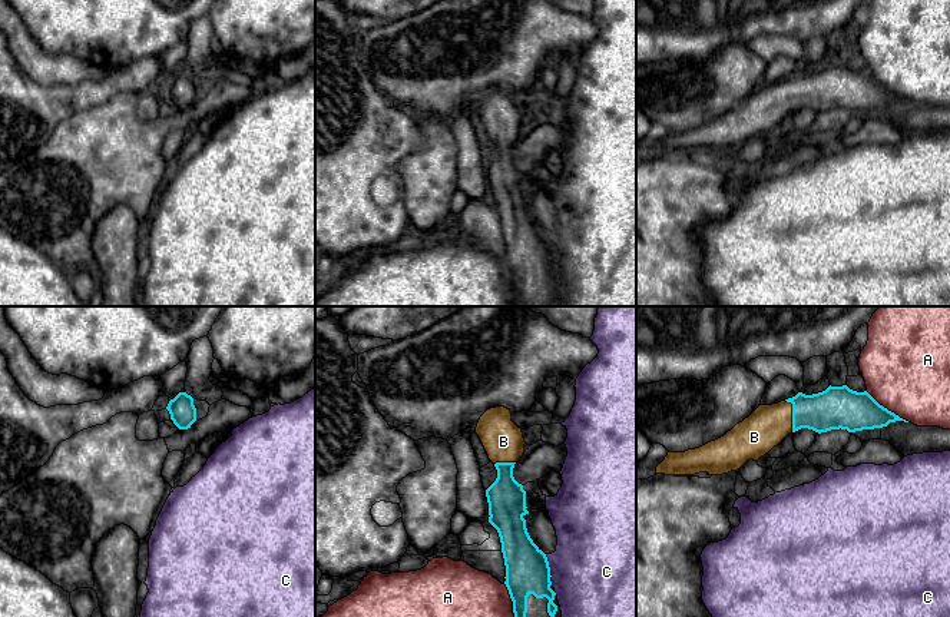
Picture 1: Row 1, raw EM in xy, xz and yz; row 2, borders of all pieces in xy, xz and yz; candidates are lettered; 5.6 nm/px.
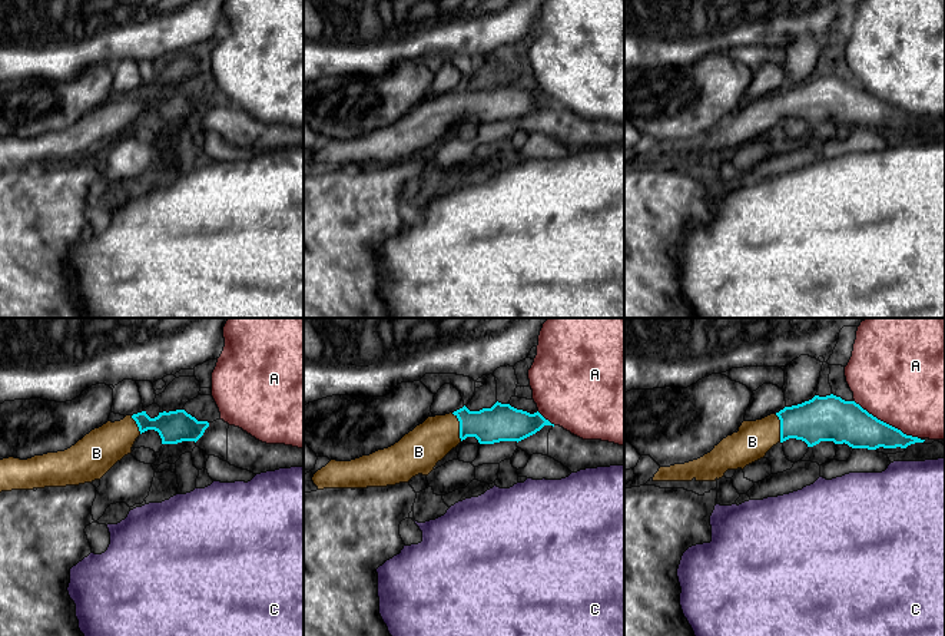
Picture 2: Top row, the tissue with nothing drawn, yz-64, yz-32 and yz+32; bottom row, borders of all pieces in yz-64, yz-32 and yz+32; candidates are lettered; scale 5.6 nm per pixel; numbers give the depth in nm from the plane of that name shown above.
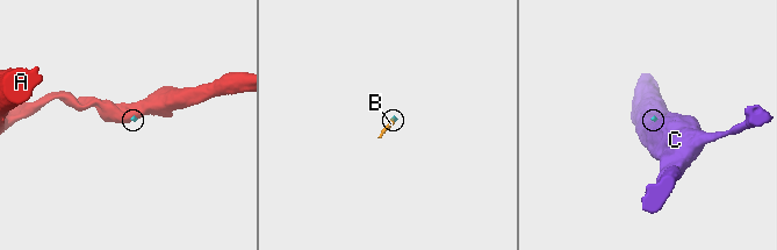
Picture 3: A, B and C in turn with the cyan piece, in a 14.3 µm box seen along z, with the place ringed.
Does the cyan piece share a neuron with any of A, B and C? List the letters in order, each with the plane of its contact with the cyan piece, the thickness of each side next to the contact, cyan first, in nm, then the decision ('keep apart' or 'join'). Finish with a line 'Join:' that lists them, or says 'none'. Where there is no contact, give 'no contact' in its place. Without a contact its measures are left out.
A: contact in yz; calibres 220 and 480 nm; keep apart
B: contact in yz; calibres 240 and 220 nm; join
C: contact in xz; calibres 240 and 460 nm; keep apart
Join: B

